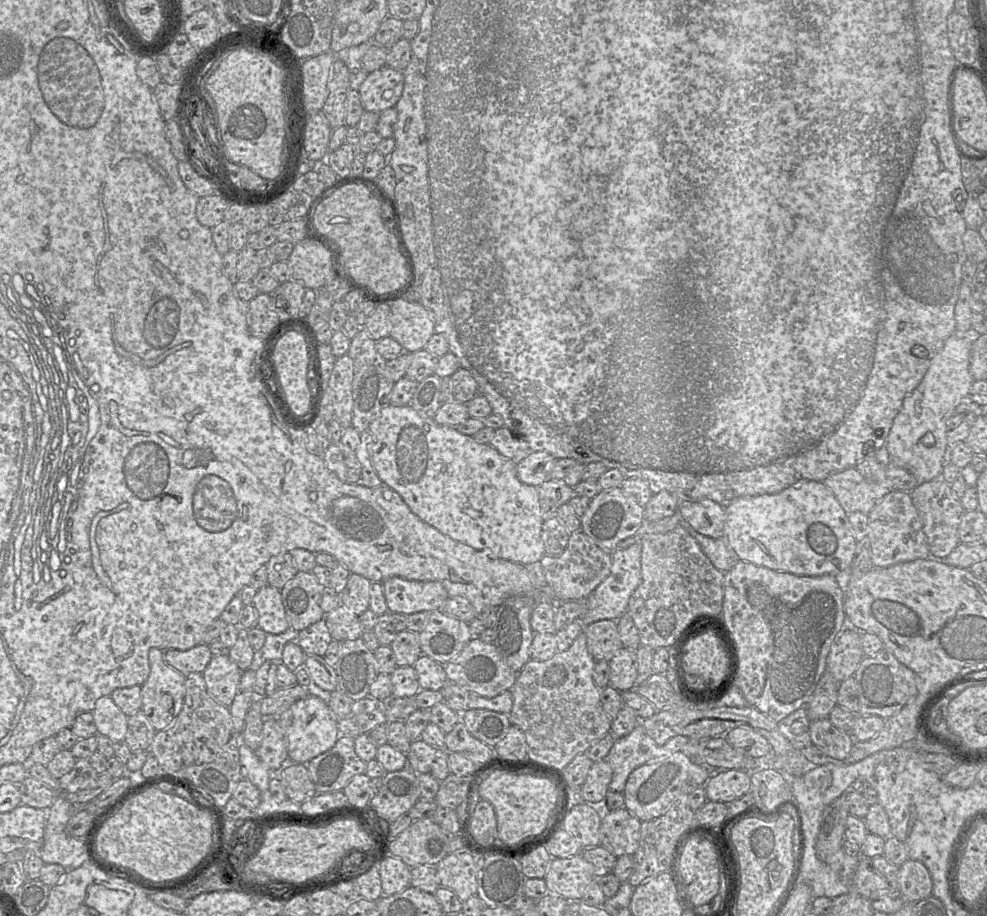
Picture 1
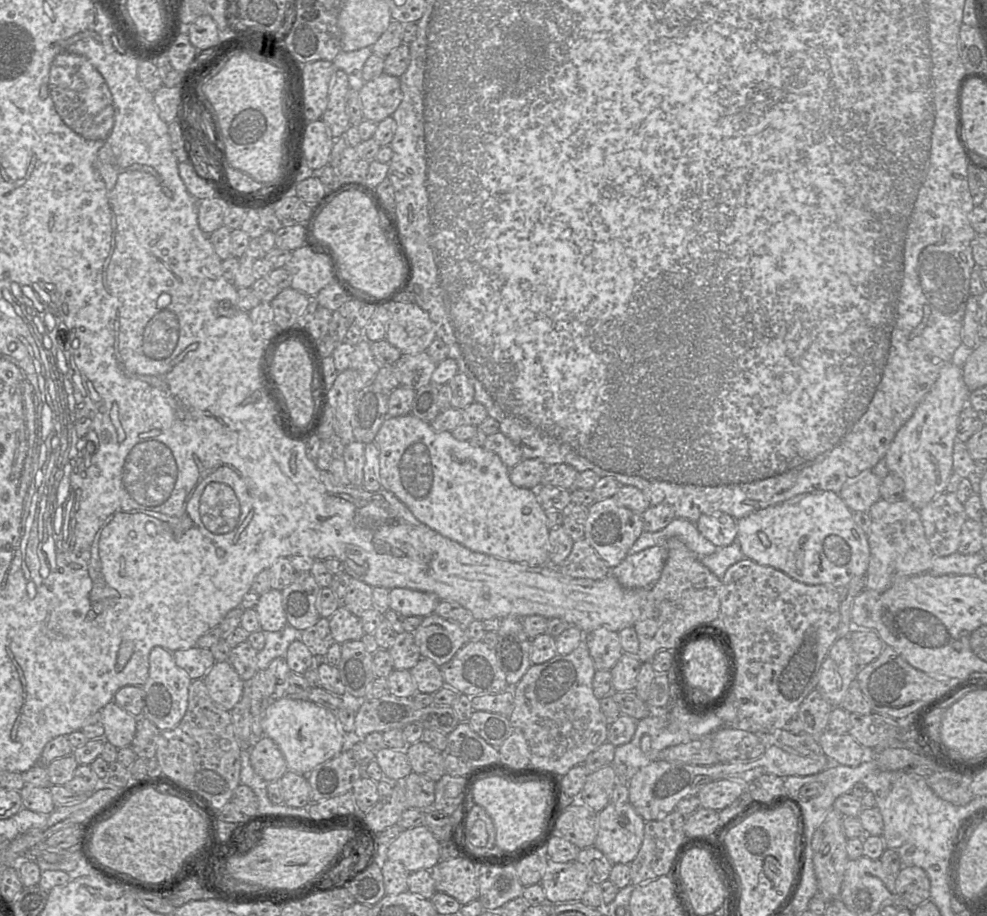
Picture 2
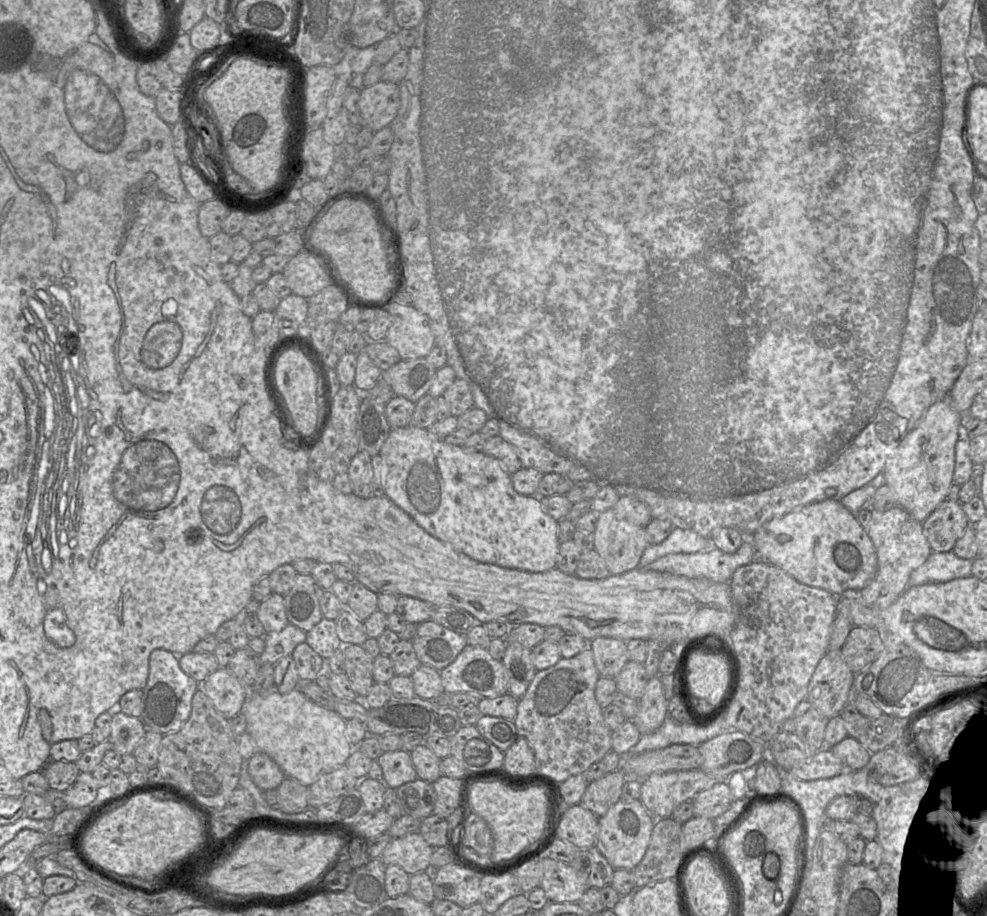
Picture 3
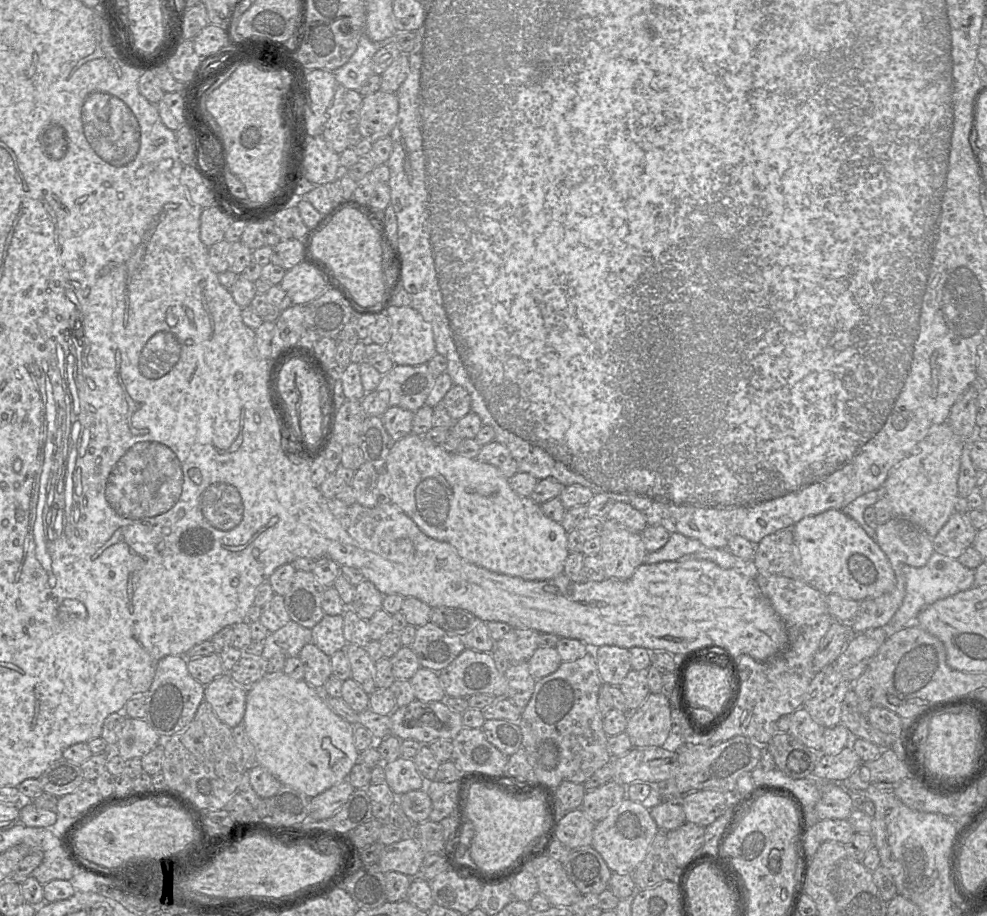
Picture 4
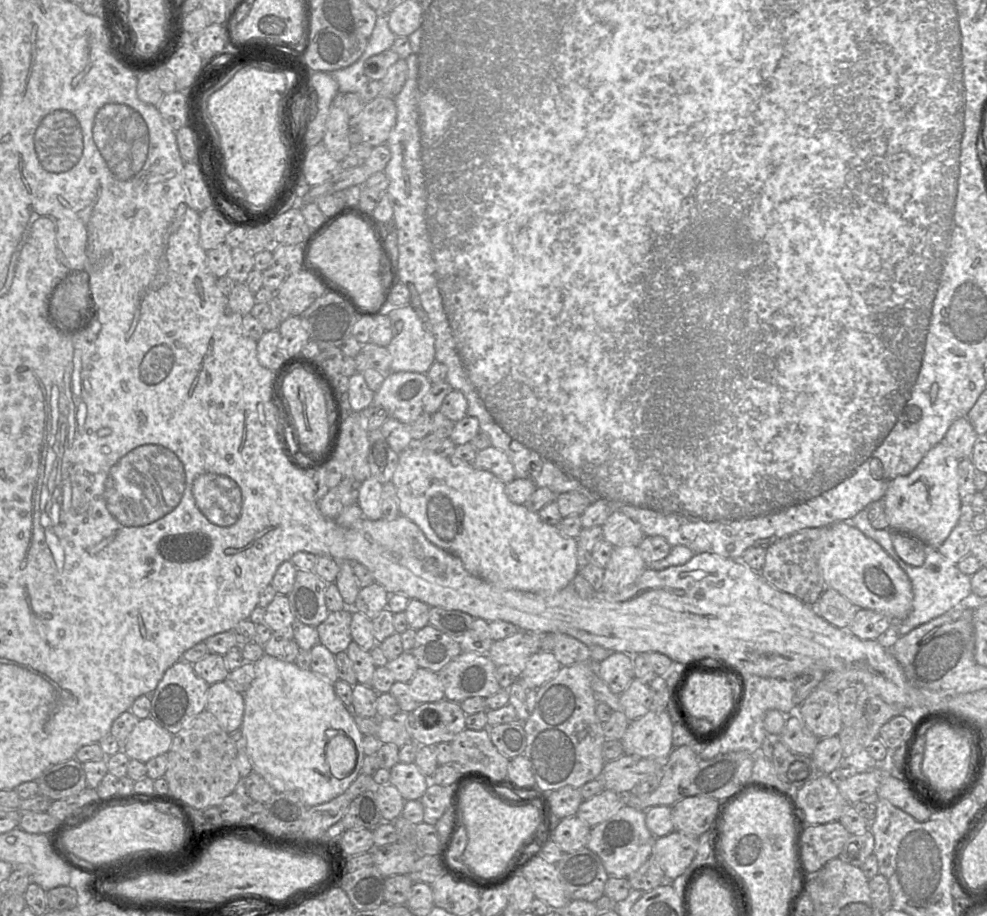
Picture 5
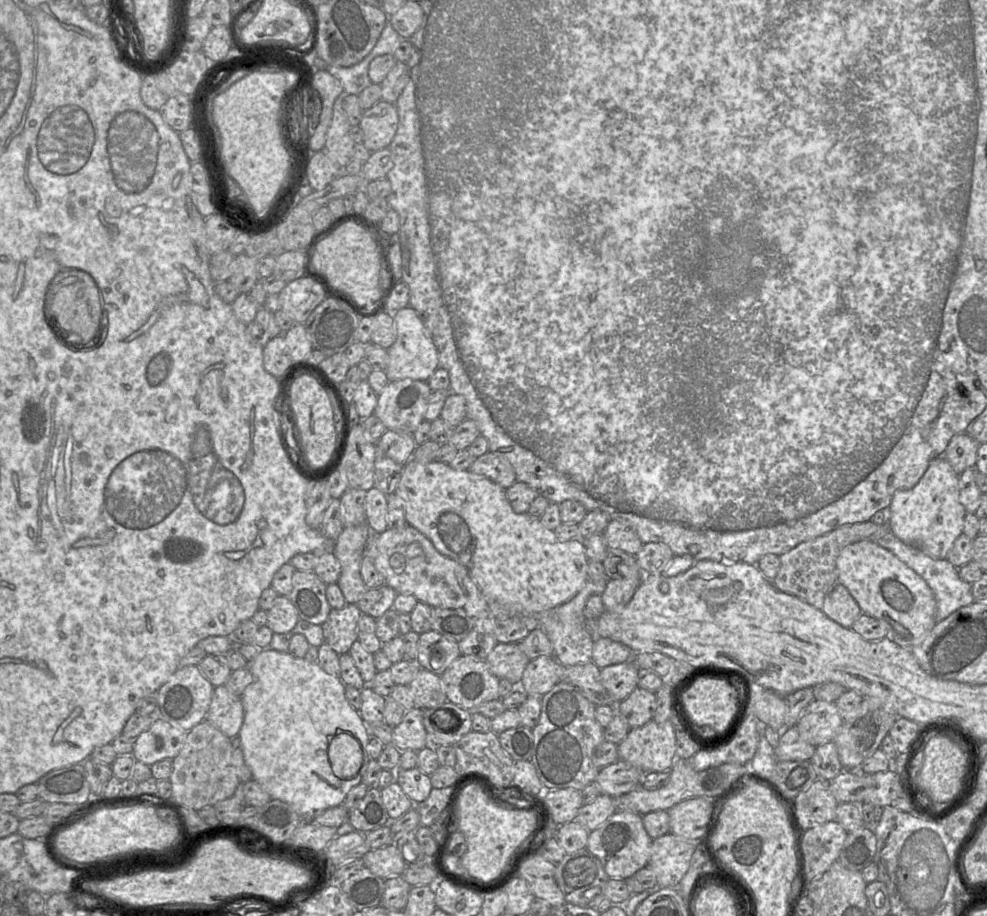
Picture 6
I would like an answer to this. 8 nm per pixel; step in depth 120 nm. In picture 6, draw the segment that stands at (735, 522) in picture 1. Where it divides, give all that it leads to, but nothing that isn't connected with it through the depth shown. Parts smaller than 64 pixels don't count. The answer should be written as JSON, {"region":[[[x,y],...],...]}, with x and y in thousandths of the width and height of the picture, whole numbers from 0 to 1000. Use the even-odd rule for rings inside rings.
{"region":[[[876,588],[857,596],[848,610],[849,636],[854,638],[869,658],[873,669],[897,677],[901,681],[901,694],[909,703],[923,707],[931,702],[948,681],[948,655],[937,633],[920,619],[903,602]]]}

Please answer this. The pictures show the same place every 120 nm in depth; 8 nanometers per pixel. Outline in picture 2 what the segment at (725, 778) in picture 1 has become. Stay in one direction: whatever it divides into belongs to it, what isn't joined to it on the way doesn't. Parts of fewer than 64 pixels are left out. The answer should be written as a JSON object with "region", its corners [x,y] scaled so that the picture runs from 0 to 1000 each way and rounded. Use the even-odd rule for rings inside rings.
{"region":[[[729,850],[713,857],[706,870],[709,881],[730,885],[741,879],[755,862],[756,857],[749,852]]]}

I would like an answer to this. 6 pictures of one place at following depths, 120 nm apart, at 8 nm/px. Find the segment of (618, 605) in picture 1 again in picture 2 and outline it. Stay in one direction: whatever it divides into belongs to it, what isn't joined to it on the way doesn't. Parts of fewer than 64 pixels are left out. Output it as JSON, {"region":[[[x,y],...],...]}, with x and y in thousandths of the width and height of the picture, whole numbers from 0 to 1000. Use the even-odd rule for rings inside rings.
{"region":[[[674,595],[655,598],[643,605],[636,605],[619,627],[634,643],[660,641],[670,629],[677,608]]]}

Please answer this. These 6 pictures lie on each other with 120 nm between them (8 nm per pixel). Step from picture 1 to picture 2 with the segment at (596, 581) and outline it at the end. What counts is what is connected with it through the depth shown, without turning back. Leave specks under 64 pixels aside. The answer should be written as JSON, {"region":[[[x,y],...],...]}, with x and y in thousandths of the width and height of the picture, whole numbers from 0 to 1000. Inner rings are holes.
{"region":[[[593,587],[582,591],[576,607],[564,620],[571,628],[600,633],[611,632],[620,622]]]}

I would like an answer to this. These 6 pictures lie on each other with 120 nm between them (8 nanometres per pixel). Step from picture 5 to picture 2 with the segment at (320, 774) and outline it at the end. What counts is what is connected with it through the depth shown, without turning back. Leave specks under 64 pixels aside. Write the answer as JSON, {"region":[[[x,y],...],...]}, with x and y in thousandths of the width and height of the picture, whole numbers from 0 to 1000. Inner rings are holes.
{"region":[[[288,760],[276,764],[264,786],[266,801],[275,806],[286,821],[292,840],[312,846],[322,834],[349,819],[349,800],[340,778],[313,764]]]}

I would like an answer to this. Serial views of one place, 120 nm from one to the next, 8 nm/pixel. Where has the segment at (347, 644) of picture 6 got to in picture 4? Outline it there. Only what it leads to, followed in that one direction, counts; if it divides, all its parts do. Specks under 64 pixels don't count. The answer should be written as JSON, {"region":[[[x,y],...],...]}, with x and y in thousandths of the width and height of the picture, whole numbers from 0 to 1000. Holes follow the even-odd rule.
{"region":[[[328,671],[316,687],[316,703],[333,717],[350,710],[352,700],[348,691],[348,671]]]}

